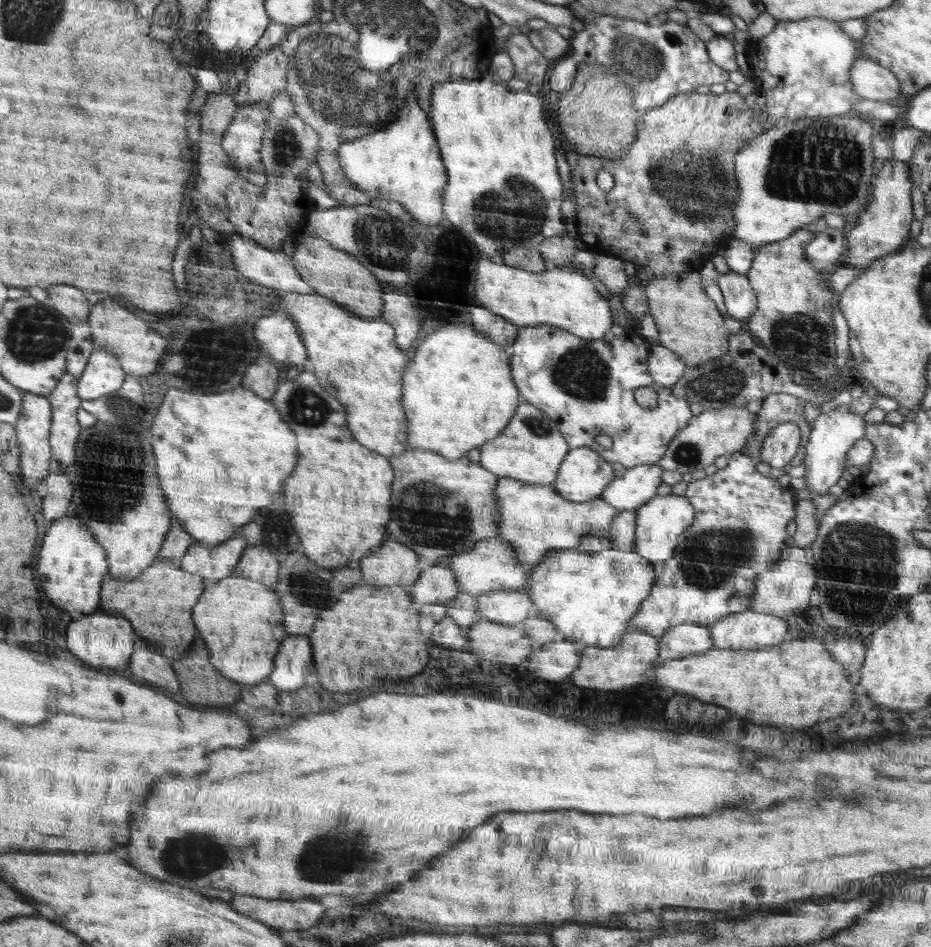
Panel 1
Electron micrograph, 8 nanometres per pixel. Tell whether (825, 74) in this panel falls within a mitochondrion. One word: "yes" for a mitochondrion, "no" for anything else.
yes

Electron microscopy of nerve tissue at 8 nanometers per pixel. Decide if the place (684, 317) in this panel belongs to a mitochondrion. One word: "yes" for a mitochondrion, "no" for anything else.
no

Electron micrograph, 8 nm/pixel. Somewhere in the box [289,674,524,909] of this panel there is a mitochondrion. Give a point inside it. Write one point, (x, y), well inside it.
(329, 860)

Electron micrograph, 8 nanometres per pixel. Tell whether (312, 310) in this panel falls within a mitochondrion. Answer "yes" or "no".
no

